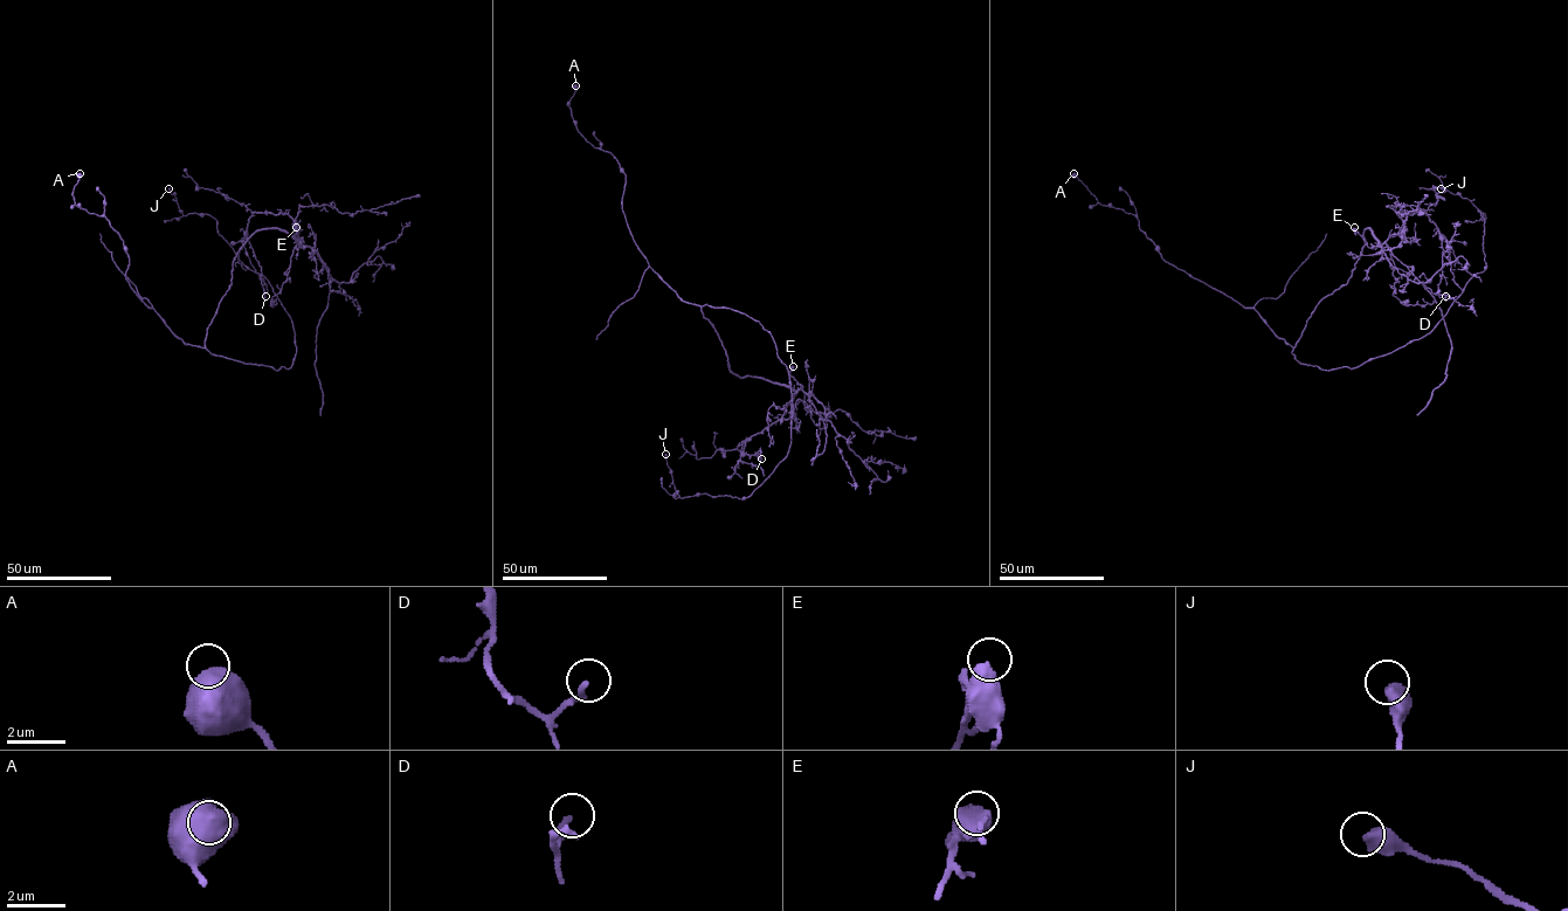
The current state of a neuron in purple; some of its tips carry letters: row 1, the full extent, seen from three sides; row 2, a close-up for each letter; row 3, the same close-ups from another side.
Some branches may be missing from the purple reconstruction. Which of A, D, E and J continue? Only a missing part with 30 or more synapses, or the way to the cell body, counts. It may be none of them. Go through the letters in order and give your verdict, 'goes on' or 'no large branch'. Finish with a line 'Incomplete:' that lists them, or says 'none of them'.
A: no large branch
D: no large branch
E: no large branch
J: no large branch
Incomplete: none of them

